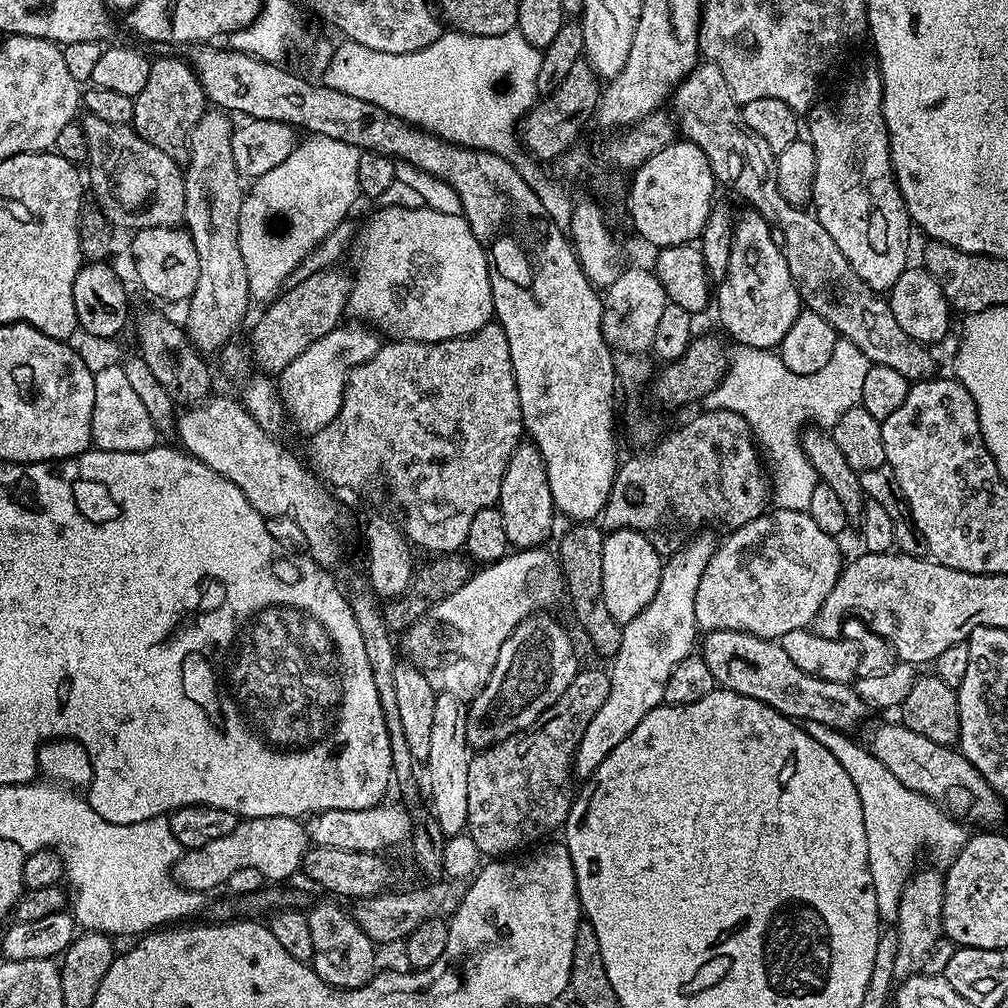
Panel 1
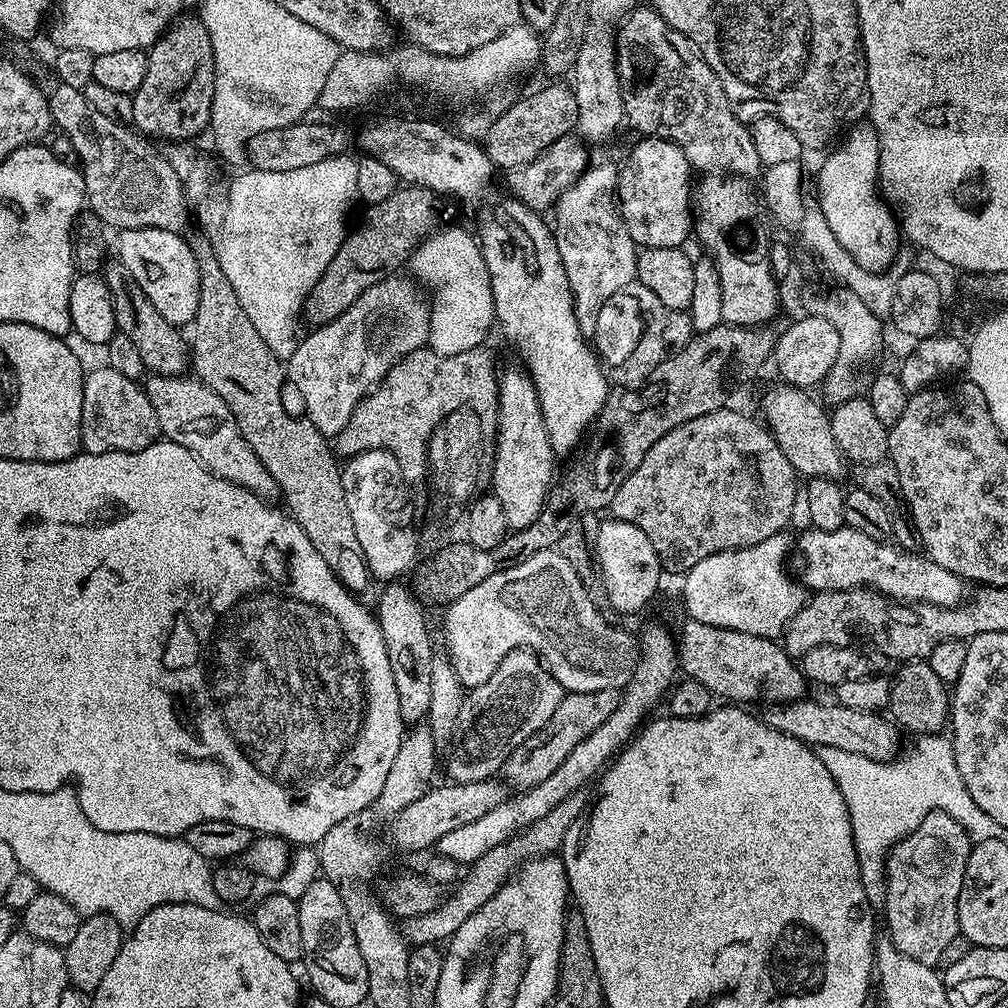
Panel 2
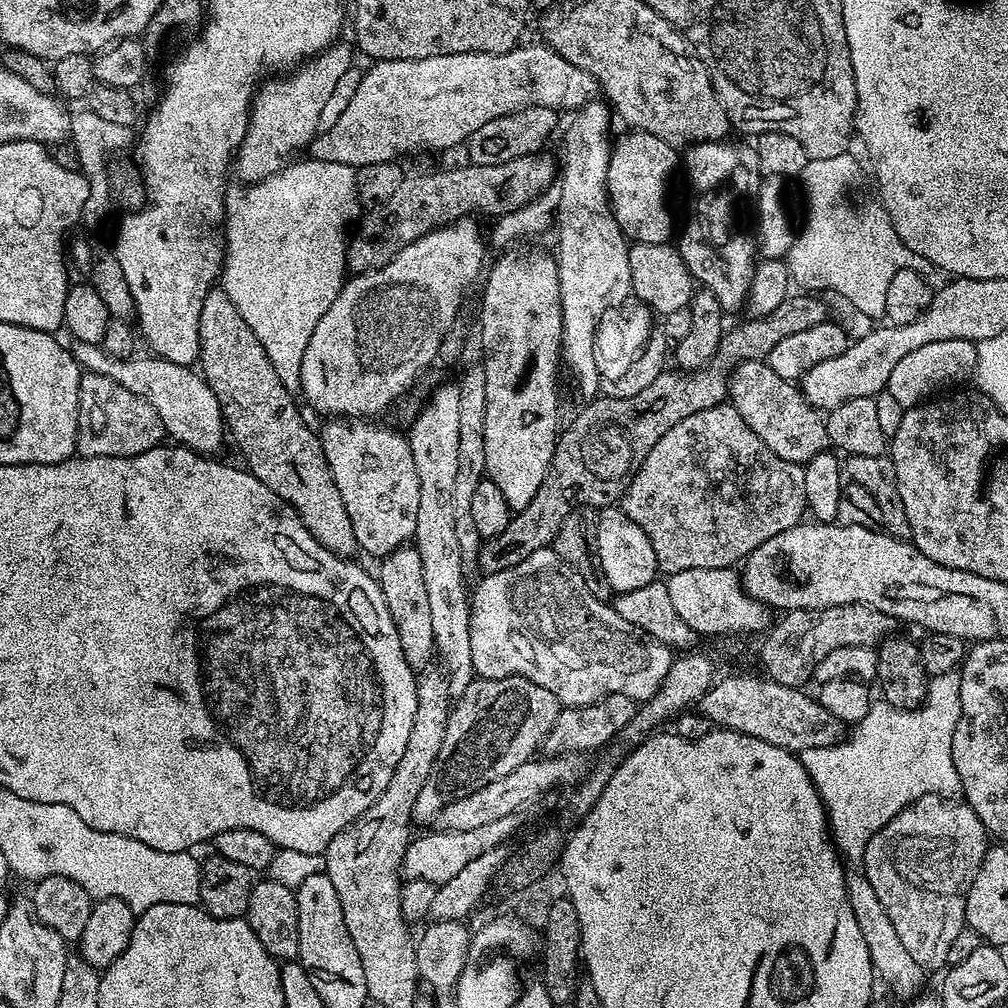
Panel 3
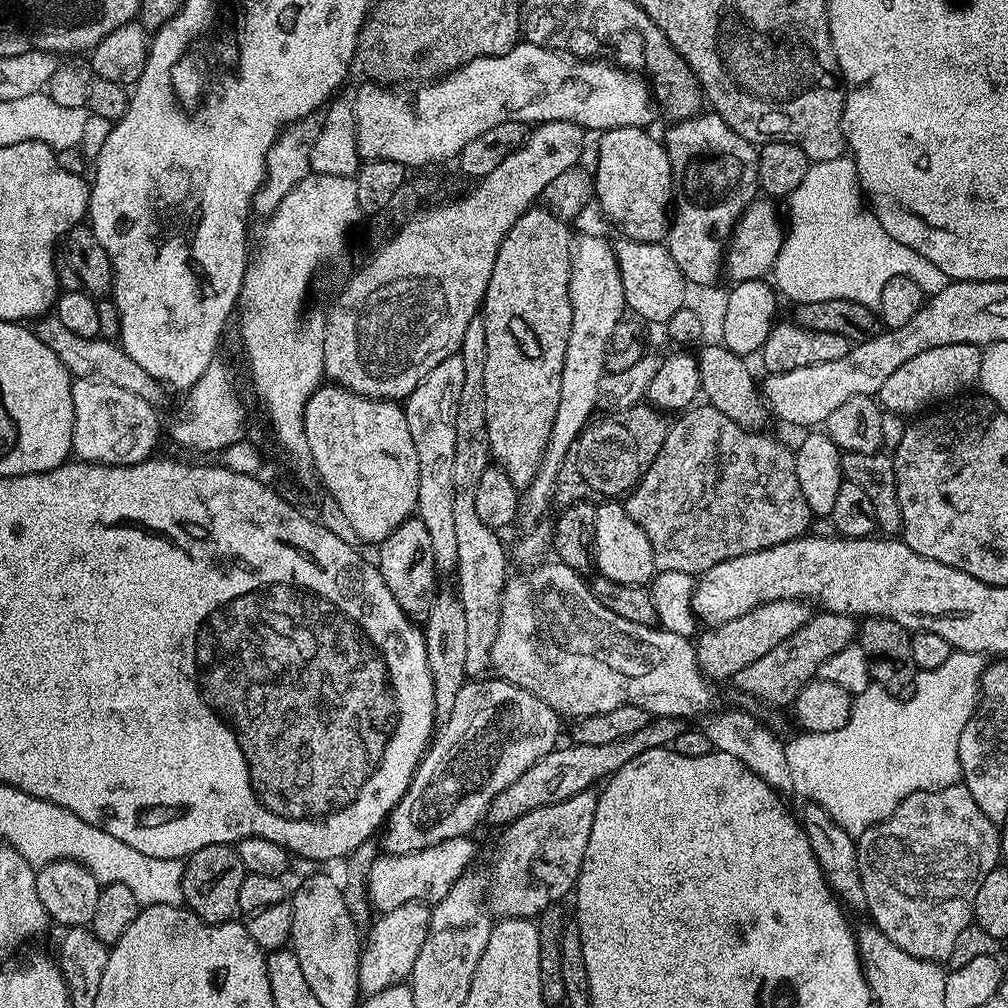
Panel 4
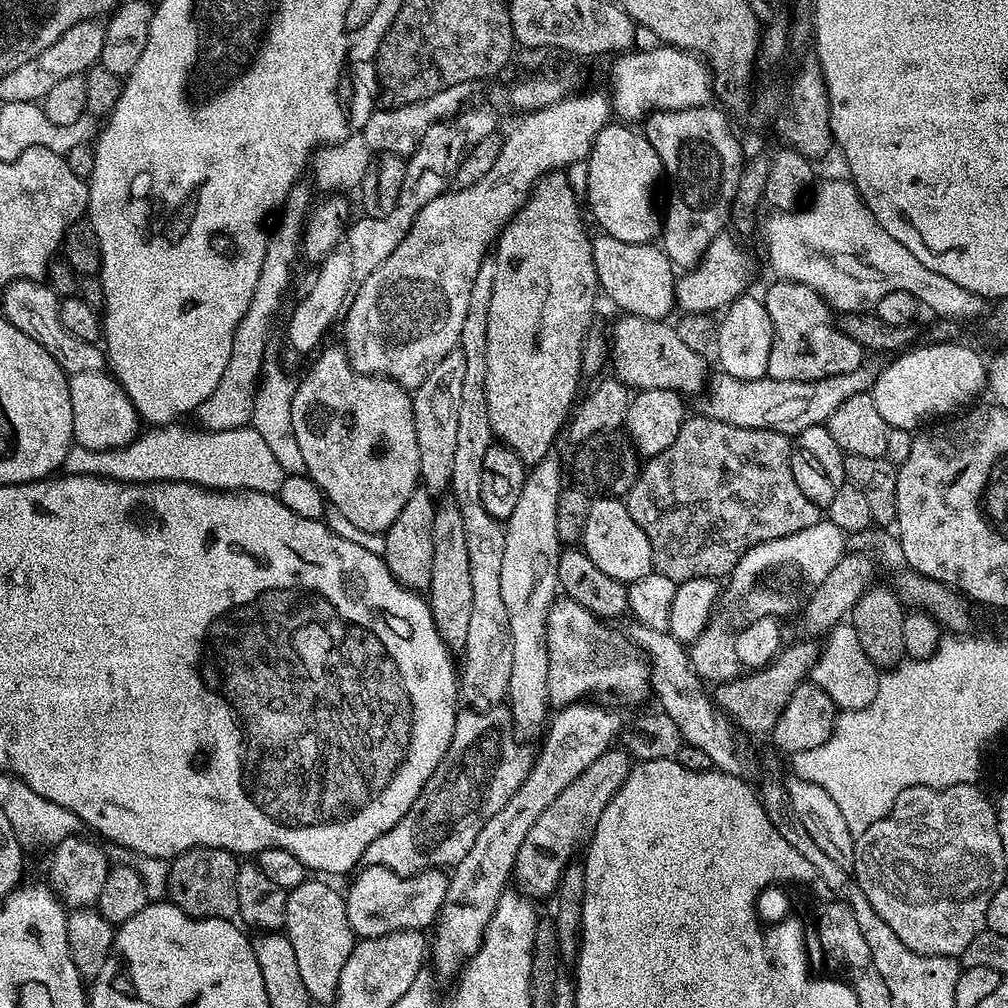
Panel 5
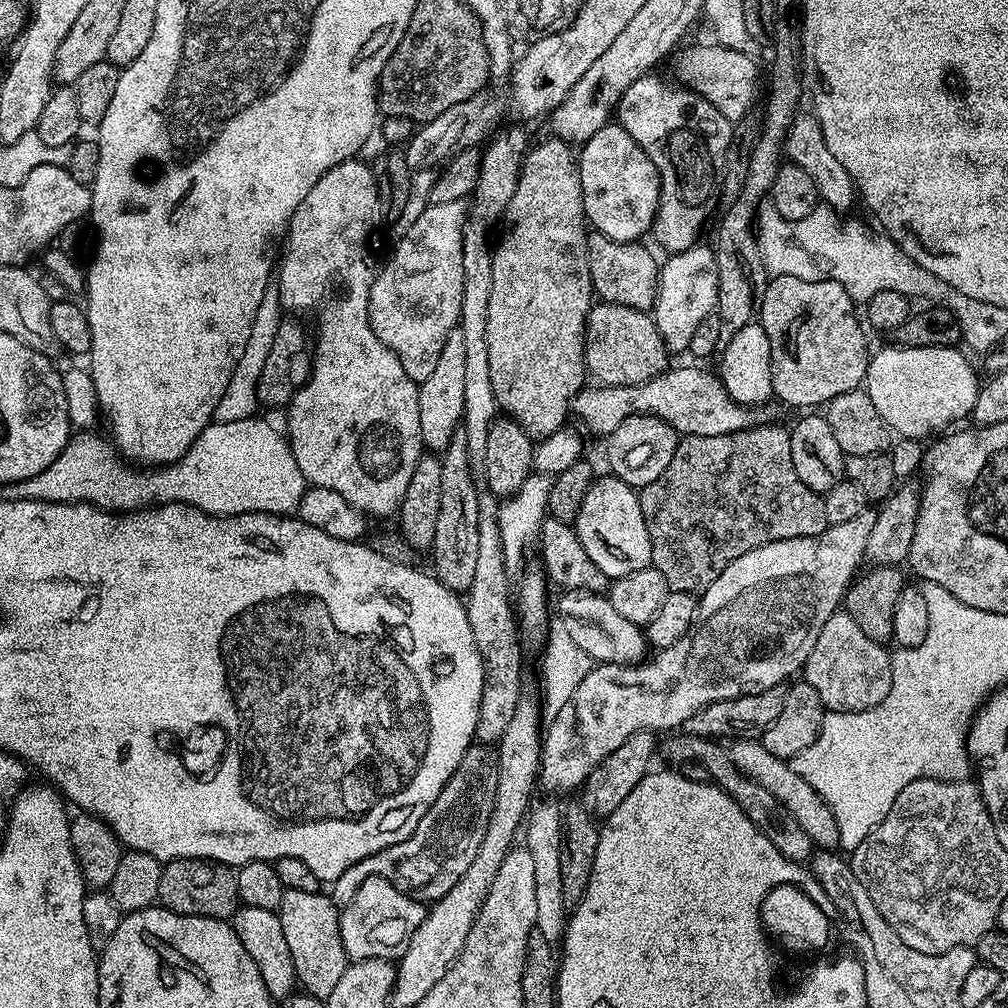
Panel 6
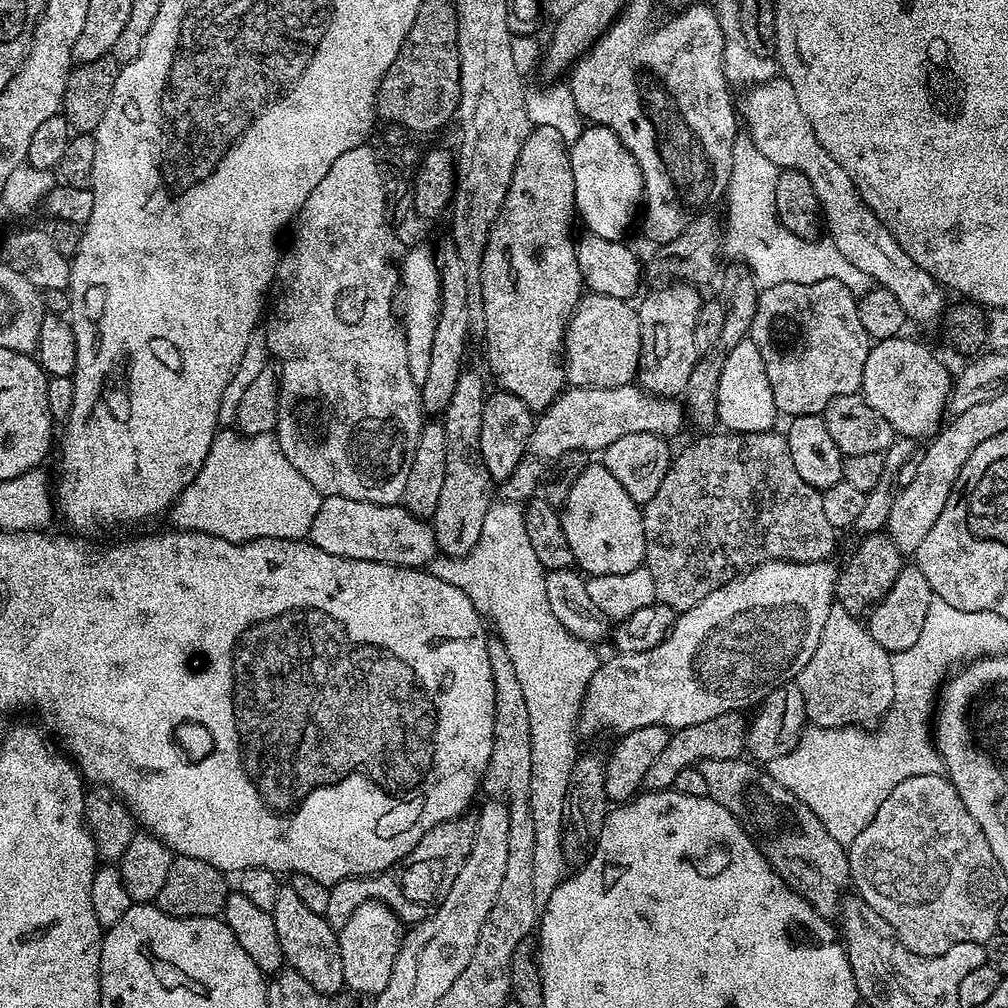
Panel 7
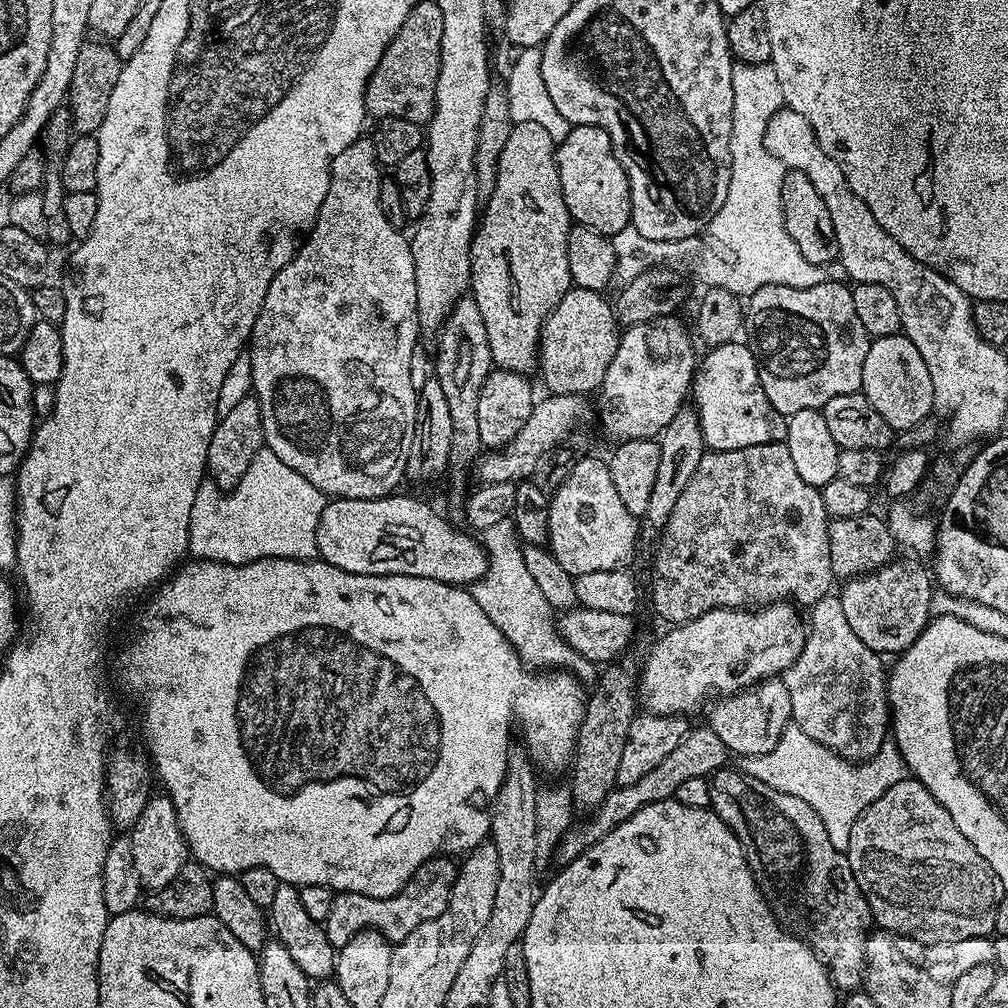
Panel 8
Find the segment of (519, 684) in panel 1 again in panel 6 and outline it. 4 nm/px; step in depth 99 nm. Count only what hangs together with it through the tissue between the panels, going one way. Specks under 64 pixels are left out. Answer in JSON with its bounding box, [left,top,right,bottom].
[330,746,496,906]

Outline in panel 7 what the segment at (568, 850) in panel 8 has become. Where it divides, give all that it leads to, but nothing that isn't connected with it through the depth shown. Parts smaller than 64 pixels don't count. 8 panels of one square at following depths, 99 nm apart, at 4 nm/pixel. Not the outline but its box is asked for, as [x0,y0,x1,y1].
[643,712,746,792]

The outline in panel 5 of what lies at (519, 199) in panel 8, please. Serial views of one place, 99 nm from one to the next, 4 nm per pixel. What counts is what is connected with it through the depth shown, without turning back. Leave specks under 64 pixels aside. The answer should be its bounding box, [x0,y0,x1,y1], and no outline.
[486,170,600,466]

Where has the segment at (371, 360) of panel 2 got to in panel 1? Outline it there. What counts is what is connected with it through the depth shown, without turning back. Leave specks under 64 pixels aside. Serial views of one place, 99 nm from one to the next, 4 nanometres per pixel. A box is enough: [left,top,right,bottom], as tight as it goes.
[278,327,382,434]

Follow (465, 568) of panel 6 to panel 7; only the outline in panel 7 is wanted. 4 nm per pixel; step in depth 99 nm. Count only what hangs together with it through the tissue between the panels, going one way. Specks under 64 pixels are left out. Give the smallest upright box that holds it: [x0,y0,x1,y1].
[430,371,494,557]

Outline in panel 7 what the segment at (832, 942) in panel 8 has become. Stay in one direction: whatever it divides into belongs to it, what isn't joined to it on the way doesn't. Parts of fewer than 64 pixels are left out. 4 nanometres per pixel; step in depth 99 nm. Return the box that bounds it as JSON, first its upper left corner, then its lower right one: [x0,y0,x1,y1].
[698,758,850,916]

